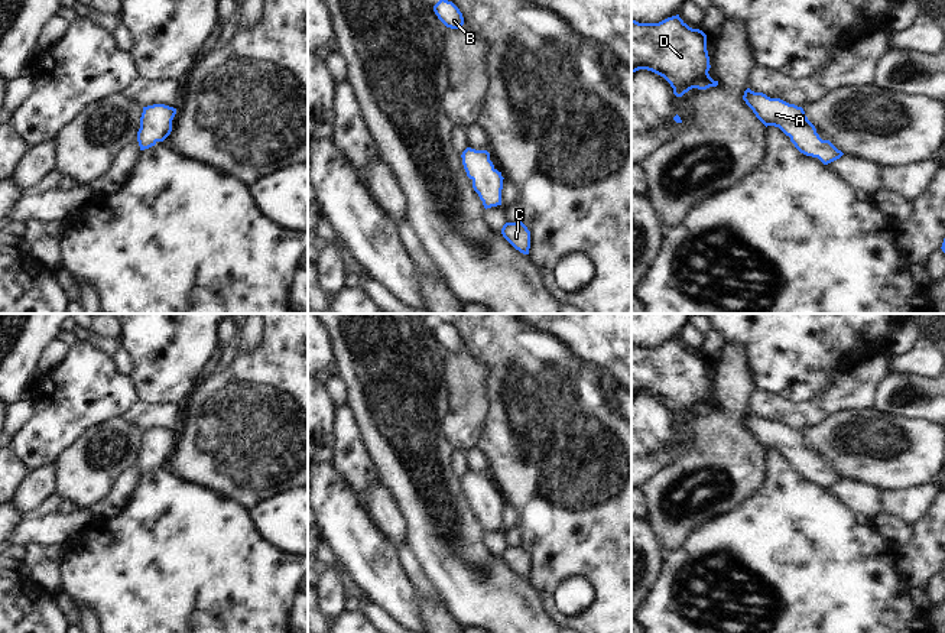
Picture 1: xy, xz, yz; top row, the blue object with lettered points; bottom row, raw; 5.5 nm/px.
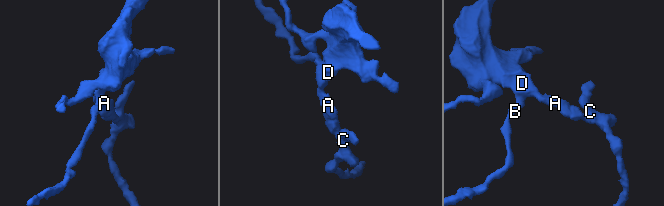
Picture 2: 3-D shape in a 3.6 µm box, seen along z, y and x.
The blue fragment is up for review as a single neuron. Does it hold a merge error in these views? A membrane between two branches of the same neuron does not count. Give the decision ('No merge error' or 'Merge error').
No merge error.

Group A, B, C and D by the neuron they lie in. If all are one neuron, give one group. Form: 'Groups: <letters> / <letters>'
Groups: A B C D.

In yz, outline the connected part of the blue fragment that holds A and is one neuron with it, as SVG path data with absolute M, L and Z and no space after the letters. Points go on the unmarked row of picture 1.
M750 412L744 415L743 423L766 451L779 451L789 460L790 465L801 477L818 481L824 488L844 478L829 464L822 464L819 461L815 449L808 444L802 431L789 428L780 422L770 422Z

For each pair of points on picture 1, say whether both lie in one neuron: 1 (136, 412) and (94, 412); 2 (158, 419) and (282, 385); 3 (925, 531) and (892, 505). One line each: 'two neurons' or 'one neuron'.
1: two neurons
2: two neurons
3: two neurons

